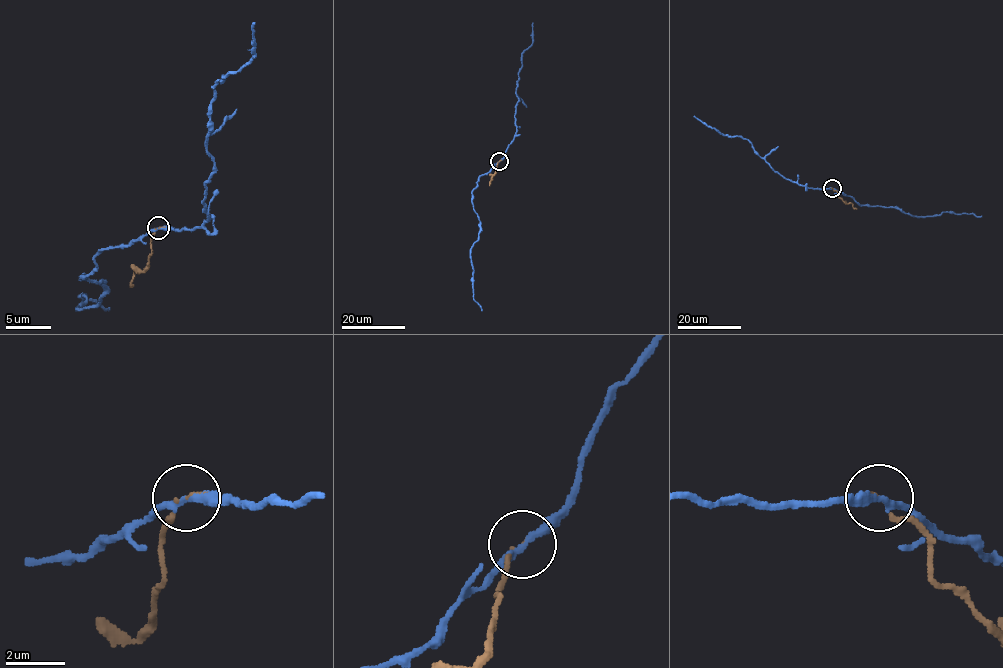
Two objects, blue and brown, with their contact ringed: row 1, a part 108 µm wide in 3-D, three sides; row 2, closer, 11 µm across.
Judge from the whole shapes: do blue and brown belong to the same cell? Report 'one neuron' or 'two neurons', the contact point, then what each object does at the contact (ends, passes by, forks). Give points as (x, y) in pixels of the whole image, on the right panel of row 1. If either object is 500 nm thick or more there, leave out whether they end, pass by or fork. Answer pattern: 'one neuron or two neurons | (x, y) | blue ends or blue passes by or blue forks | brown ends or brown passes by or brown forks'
two neurons | (832, 188) | blue passes by | brown ends

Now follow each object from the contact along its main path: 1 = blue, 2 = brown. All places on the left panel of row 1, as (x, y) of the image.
1: (158, 227), (103, 248), (80, 277), (103, 282), (103, 295), (76, 309), (83, 295), (110, 307)
2: (158, 227), (151, 241), (148, 263), (142, 270), (133, 273), (130, 286)

